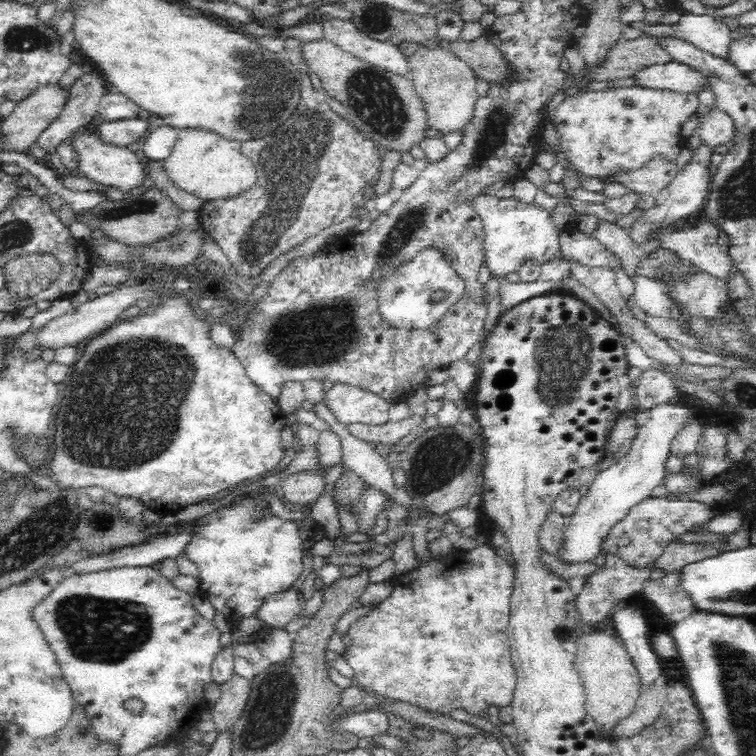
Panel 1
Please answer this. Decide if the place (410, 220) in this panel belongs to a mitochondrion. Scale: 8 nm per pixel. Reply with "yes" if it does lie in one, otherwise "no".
yes

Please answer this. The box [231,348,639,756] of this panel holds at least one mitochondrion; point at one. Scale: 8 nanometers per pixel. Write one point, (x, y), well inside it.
(267, 719)

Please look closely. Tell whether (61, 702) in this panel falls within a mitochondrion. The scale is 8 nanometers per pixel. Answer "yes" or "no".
no

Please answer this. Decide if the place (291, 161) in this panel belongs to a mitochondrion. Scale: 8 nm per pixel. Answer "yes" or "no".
yes

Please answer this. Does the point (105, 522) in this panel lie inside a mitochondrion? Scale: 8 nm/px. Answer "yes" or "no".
yes

